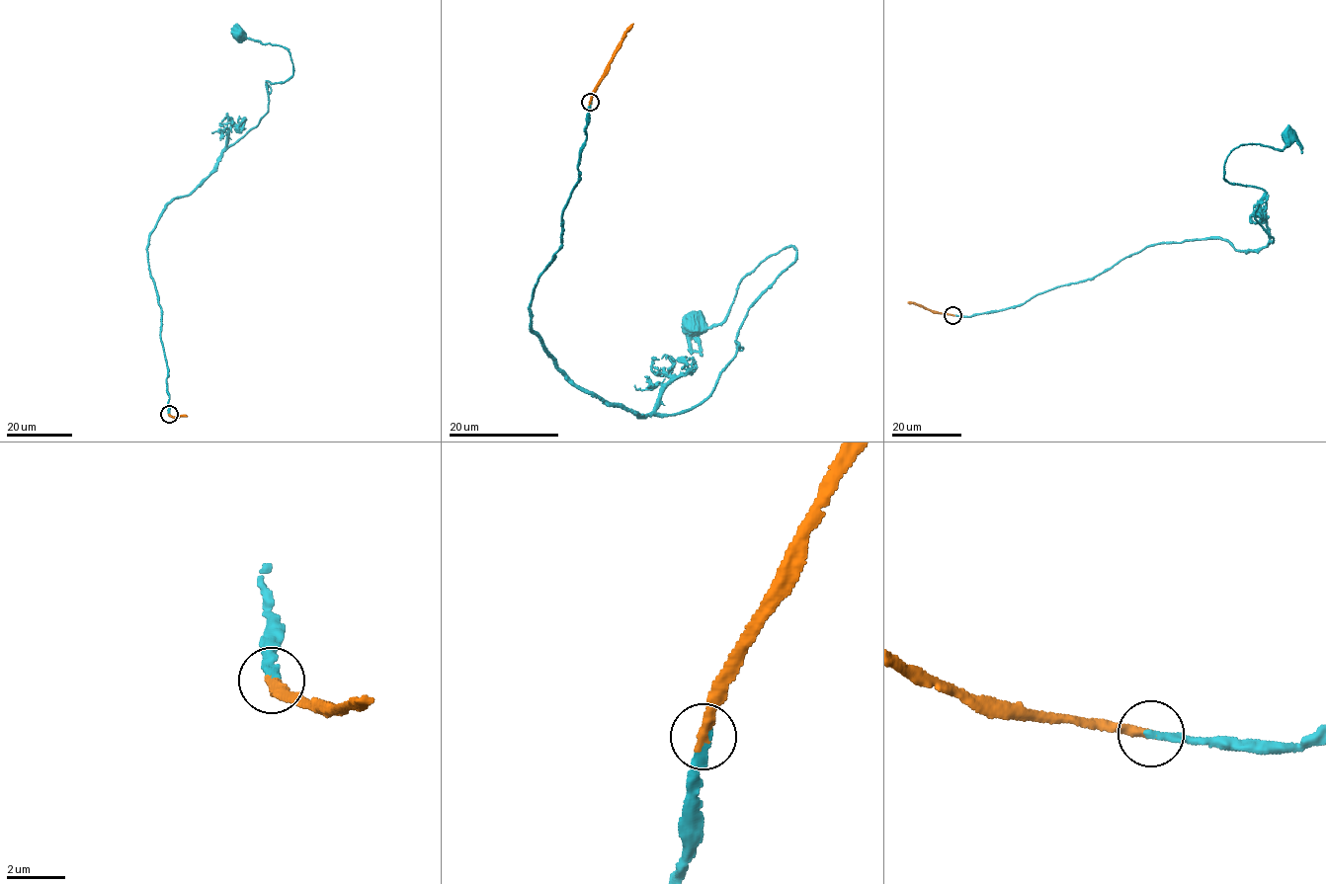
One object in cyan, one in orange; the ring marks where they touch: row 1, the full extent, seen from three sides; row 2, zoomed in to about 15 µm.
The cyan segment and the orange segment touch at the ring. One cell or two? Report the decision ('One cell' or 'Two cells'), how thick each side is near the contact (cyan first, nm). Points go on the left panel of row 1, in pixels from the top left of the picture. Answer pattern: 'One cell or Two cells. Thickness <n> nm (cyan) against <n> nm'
One cell. Thickness 280 nm (cyan) against 360 nm

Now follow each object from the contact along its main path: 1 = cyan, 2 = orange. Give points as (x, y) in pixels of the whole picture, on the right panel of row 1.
1: (953, 315), (1161, 243), (1272, 242), (1265, 192), (1223, 165), (1290, 134)
2: (953, 315), (908, 302)

